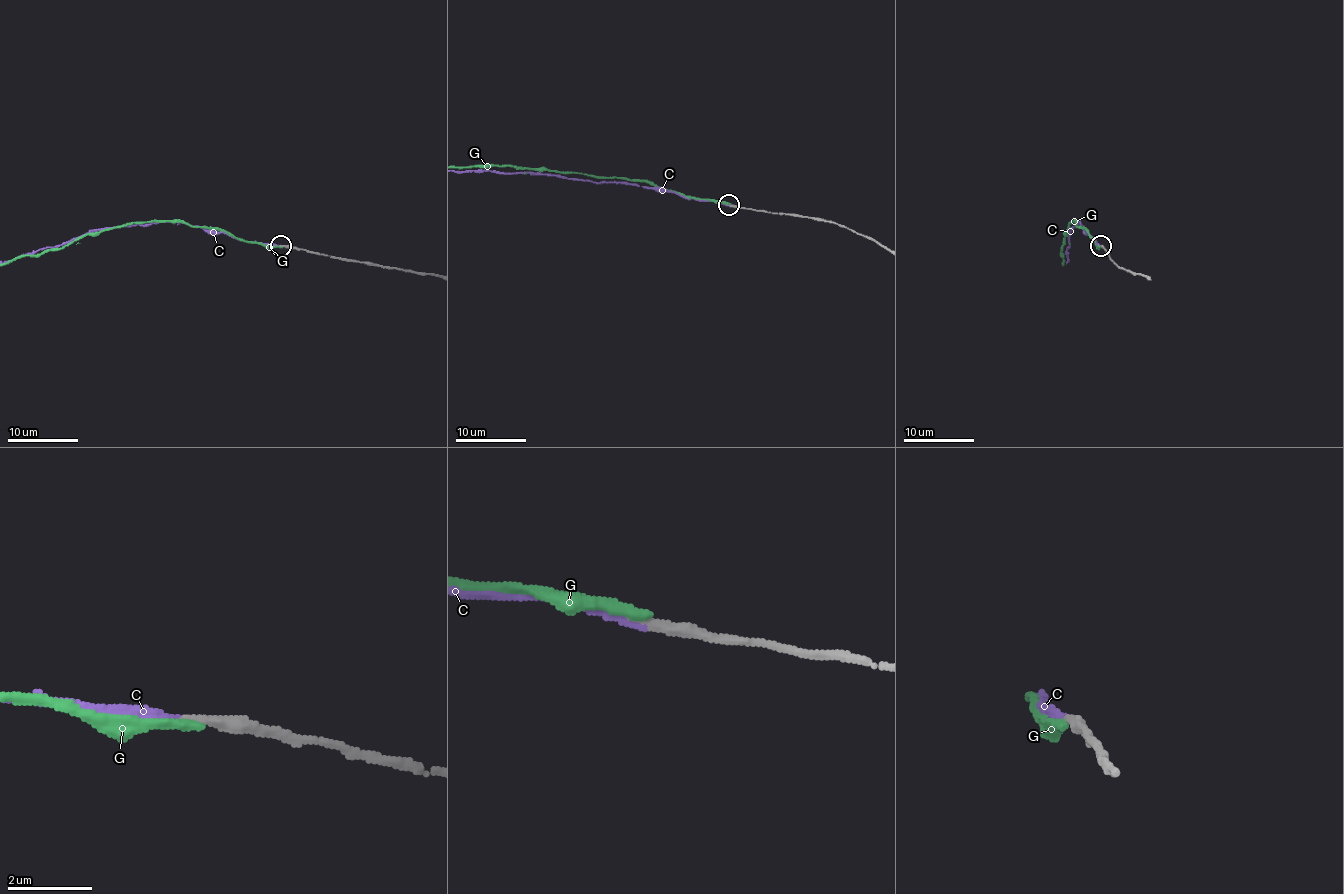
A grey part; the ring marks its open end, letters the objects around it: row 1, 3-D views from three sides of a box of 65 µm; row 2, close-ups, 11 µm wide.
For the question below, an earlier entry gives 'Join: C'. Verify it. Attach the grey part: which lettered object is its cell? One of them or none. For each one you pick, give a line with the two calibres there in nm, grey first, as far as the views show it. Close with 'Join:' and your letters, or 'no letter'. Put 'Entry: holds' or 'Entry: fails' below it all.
C: calibres 240 and 180 nm
Join: C
Entry: holds

